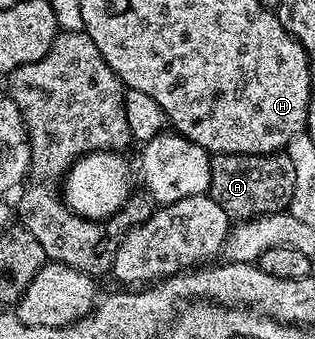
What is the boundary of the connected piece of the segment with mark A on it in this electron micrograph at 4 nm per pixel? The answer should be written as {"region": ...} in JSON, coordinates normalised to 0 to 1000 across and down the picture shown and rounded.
{"region":[[[902,442],[857,454],[676,457],[660,566],[749,655],[898,625],[933,584],[933,478],[921,478]]]}

